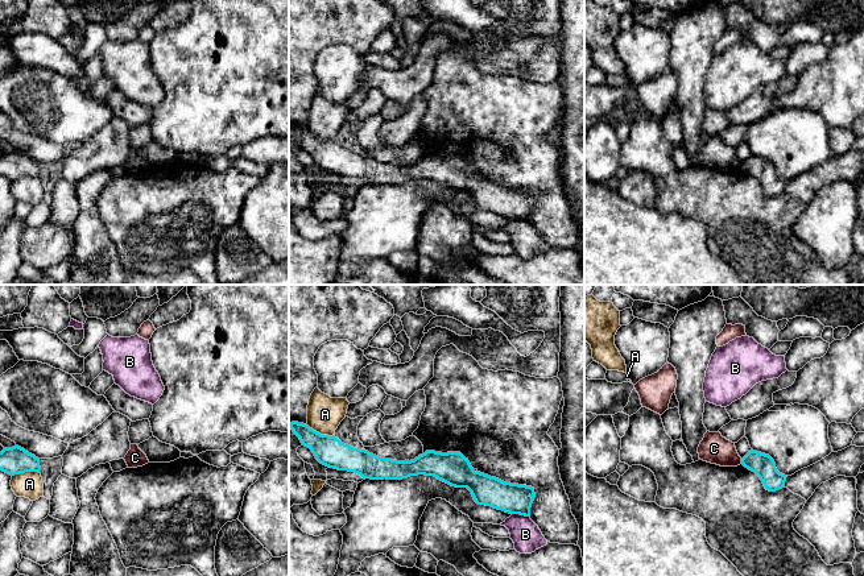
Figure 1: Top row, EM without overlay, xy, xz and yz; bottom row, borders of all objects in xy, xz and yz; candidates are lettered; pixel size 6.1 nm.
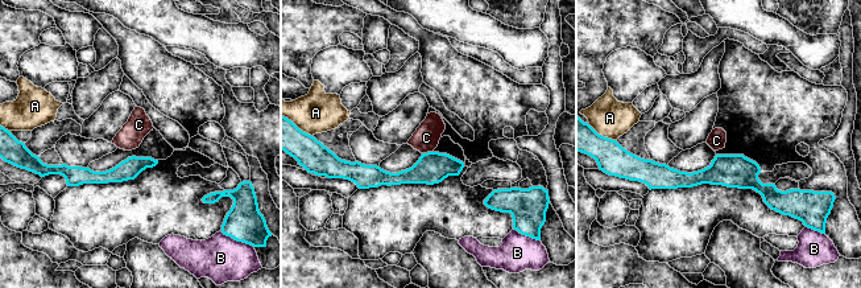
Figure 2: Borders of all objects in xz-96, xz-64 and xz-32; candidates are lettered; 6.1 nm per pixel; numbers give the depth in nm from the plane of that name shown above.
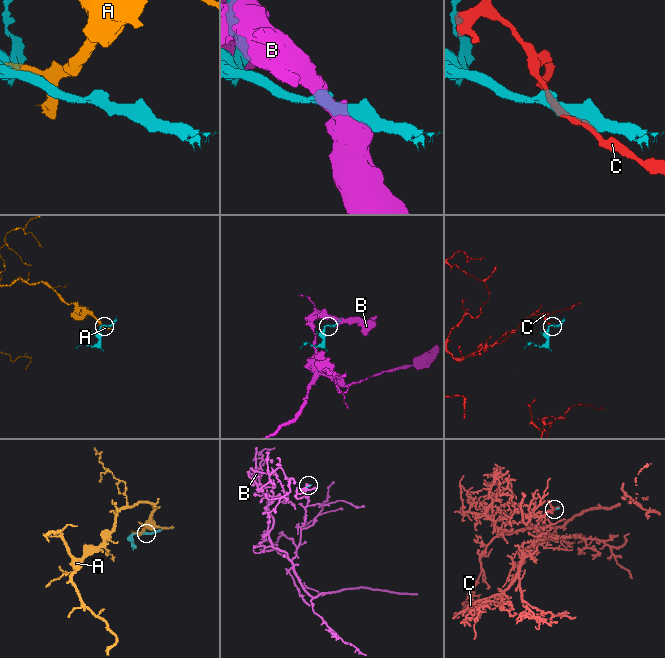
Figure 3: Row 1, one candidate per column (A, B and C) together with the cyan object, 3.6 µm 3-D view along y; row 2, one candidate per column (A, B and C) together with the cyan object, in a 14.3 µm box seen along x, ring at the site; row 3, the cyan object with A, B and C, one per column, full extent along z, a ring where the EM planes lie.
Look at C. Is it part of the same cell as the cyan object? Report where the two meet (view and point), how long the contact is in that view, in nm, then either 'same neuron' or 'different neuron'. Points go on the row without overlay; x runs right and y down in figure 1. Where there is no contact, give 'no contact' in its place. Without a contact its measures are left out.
meets cyan in yz at (741, 166); contact 30 nm long; different neuron

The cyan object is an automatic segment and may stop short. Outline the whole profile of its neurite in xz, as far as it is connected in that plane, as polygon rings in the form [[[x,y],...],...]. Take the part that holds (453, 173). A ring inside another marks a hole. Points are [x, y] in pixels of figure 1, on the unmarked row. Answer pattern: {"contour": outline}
{"contour": [[[292,127],[289,132],[299,142],[302,150],[310,153],[315,163],[328,173],[355,177],[364,185],[402,185],[418,179],[434,181],[451,191],[467,192],[478,210],[530,221],[530,212],[536,202],[534,192],[504,187],[496,182],[475,177],[468,163],[460,157],[426,156],[414,165],[397,166],[354,153],[334,140],[321,140],[303,128]]]}

